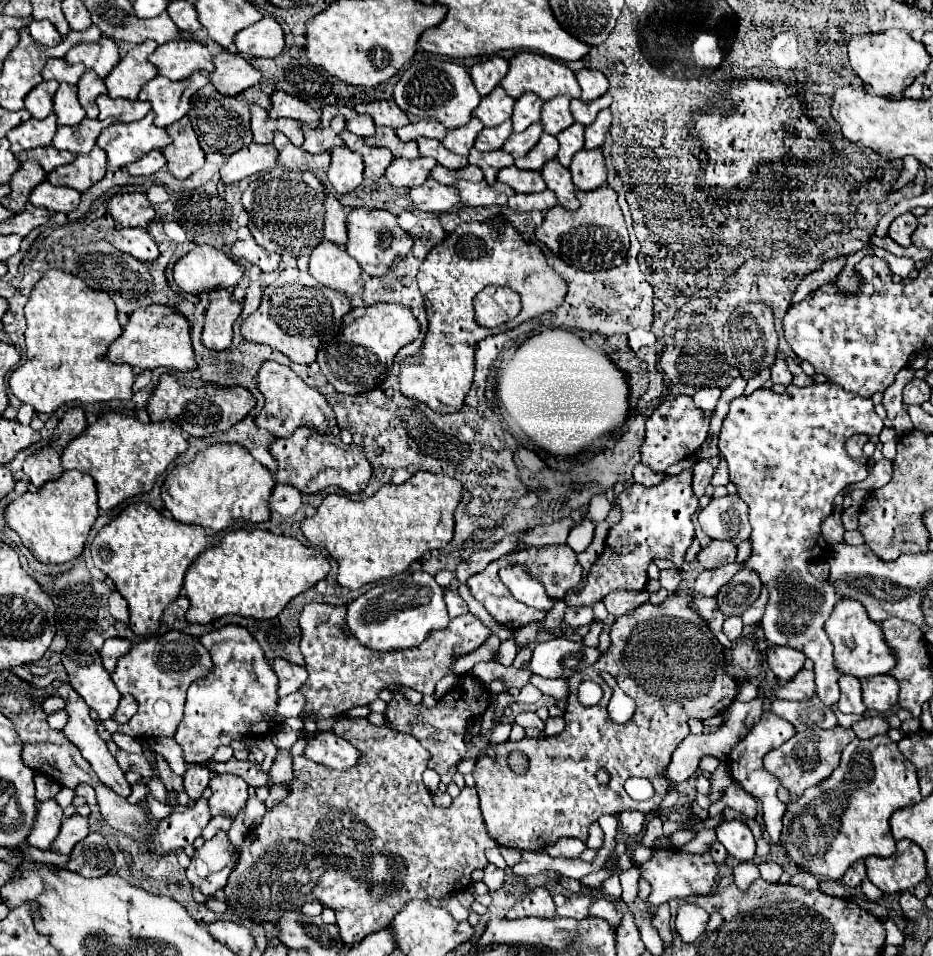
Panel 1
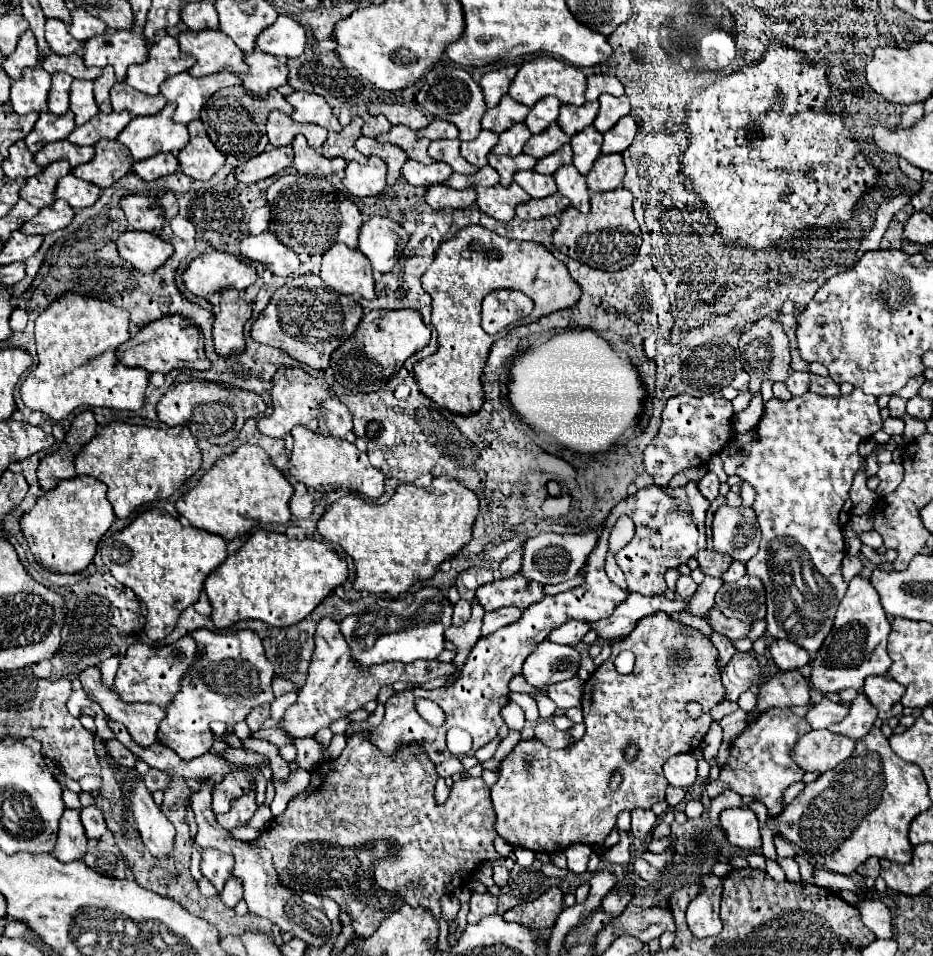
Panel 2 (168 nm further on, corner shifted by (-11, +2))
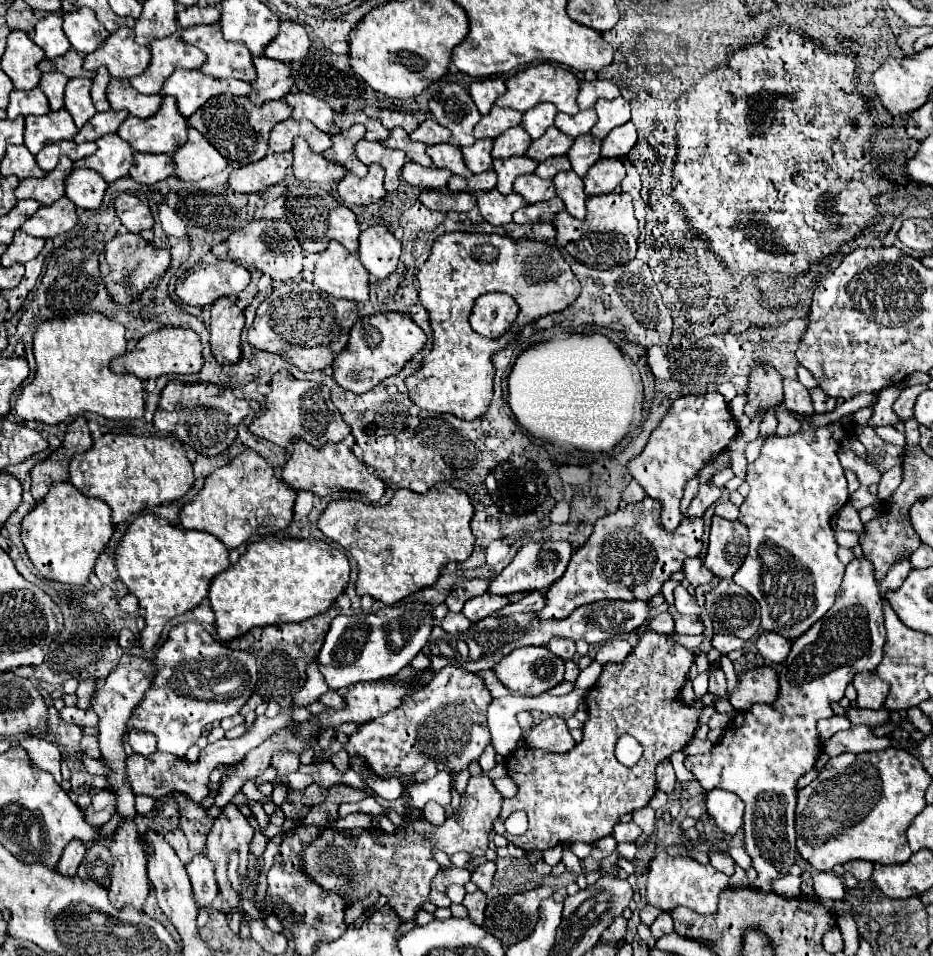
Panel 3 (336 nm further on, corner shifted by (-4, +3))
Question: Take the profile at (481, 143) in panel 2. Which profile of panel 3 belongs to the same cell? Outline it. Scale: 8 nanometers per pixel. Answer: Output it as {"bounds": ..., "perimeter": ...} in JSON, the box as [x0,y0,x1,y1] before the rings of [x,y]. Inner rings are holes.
{"bounds":[460,139,492,173],"perimeter":[[[478,139],[474,145],[462,147],[460,151],[462,151],[464,163],[472,173],[482,173],[492,167],[492,155],[490,155],[492,139]]]}

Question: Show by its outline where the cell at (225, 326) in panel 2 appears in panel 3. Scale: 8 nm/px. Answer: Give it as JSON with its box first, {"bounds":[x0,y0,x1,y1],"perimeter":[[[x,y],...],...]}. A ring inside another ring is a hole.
{"bounds":[210,297,244,363],"perimeter":[[[220,297],[212,305],[210,317],[210,349],[220,363],[236,363],[240,359],[240,333],[244,329],[244,313],[228,297]]]}

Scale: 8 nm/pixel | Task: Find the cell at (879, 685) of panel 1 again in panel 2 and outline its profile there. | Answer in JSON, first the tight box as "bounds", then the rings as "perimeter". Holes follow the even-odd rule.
{"bounds":[861,674,905,710],"perimeter":[[[887,674],[883,676],[869,676],[865,678],[865,684],[861,692],[867,696],[867,700],[877,708],[877,710],[891,710],[893,704],[901,700],[901,694],[905,692],[905,686],[899,682],[893,682]]]}

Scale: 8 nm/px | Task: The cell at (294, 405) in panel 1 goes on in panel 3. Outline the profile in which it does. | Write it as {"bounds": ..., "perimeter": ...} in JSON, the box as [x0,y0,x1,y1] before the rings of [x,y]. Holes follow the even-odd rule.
{"bounds":[248,371,350,449],"perimeter":[[[288,371],[274,373],[270,385],[272,391],[266,397],[266,413],[256,417],[248,427],[256,437],[274,441],[280,447],[286,447],[294,437],[300,437],[320,449],[330,441],[338,443],[350,435],[350,427],[342,421],[342,415],[334,407],[326,385],[316,381],[298,381]]]}

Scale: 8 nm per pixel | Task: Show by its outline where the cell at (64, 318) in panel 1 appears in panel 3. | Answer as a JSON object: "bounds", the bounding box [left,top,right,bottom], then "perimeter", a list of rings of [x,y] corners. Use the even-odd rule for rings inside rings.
{"bounds":[16,311,144,425],"perimeter":[[[98,311],[78,313],[72,319],[50,319],[36,325],[34,333],[34,357],[36,357],[36,375],[34,379],[20,389],[16,401],[16,413],[24,421],[38,421],[46,425],[58,425],[72,415],[96,413],[108,419],[138,419],[144,415],[144,383],[138,377],[128,373],[110,371],[108,363],[112,357],[118,357],[126,351],[124,325],[112,319],[102,317]]]}

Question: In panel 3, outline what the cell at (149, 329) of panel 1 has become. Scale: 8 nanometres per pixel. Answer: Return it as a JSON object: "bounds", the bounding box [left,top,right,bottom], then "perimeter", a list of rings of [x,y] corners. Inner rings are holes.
{"bounds":[110,327,202,379],"perimeter":[[[166,327],[158,333],[148,333],[142,341],[136,341],[134,349],[112,359],[110,363],[116,373],[132,373],[138,379],[156,379],[166,373],[198,373],[202,369],[202,345],[192,329],[184,327]]]}

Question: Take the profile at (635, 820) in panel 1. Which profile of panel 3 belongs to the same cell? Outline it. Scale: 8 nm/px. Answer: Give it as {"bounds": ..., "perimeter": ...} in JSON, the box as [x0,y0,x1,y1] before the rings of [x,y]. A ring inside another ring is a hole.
{"bounds":[614,821,642,841],"perimeter":[[[630,821],[630,823],[618,823],[614,827],[614,839],[616,841],[636,841],[642,835],[642,829]]]}

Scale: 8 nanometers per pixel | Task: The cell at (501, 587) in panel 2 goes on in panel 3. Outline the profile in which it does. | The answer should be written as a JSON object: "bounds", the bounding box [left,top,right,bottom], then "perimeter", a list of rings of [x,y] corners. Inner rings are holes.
{"bounds":[462,593,510,621],"perimeter":[[[484,593],[478,597],[472,597],[466,601],[462,613],[470,619],[470,621],[478,621],[484,619],[488,615],[494,615],[498,609],[502,609],[504,605],[508,605],[510,599],[508,595],[492,595],[492,593]]]}

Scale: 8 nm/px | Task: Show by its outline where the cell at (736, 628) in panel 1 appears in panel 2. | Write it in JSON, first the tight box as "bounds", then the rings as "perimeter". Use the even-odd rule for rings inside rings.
{"bounds":[707,608,751,640],"perimeter":[[[713,608],[713,610],[709,612],[707,624],[709,624],[715,632],[727,636],[729,640],[743,638],[743,636],[749,632],[749,628],[751,628],[751,624],[745,624],[745,622],[739,622],[739,620],[733,620],[733,618],[723,616],[717,608]]]}

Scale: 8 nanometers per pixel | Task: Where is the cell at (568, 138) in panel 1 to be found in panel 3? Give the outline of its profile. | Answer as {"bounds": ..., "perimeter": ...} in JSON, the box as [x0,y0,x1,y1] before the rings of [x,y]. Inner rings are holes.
{"bounds":[568,133,602,177],"perimeter":[[[584,133],[582,137],[574,139],[568,159],[572,163],[572,169],[580,177],[584,177],[586,171],[600,159],[600,145],[602,145],[602,141],[598,137],[594,137],[592,133]]]}

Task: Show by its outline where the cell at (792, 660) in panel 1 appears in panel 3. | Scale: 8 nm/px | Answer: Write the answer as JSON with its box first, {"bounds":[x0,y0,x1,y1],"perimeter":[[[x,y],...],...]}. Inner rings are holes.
{"bounds":[756,631,792,663],"perimeter":[[[762,631],[756,641],[758,653],[772,663],[782,663],[786,659],[786,655],[790,653],[790,645],[792,643],[786,641],[782,635],[770,633],[770,631]]]}

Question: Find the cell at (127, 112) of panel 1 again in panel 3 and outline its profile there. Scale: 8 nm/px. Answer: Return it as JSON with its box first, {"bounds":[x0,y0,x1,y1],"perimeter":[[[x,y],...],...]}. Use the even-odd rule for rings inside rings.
{"bounds":[106,79,162,119],"perimeter":[[[112,79],[106,95],[114,111],[126,109],[130,111],[130,115],[140,117],[140,119],[154,115],[162,103],[160,95],[142,95],[136,89],[132,89],[128,79]]]}

